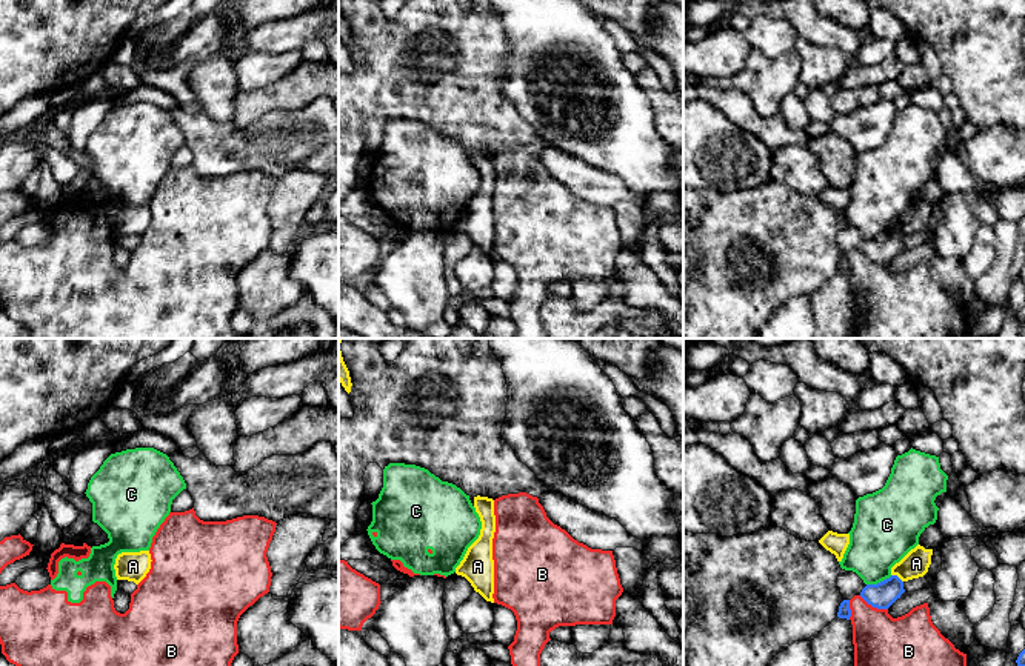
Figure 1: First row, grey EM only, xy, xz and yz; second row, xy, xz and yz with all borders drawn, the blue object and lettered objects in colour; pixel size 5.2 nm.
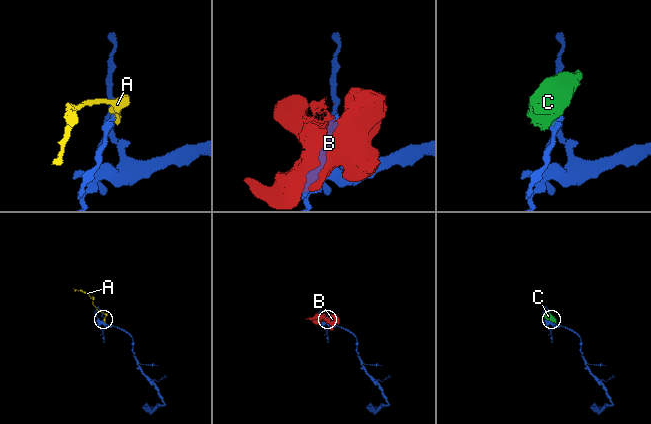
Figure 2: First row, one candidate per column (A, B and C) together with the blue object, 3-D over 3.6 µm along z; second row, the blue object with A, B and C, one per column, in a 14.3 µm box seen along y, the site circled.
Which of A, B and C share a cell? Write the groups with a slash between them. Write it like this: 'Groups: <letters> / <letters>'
Groups: A / B C

